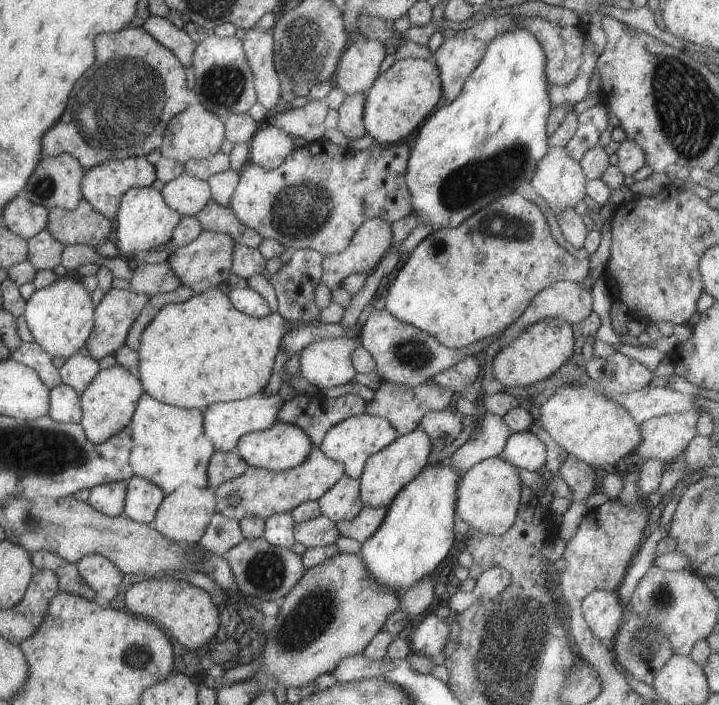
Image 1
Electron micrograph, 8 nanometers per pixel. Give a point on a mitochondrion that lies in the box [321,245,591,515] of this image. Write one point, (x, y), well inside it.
(412, 353)

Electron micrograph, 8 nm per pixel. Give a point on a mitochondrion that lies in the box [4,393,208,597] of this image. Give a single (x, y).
(33, 520)

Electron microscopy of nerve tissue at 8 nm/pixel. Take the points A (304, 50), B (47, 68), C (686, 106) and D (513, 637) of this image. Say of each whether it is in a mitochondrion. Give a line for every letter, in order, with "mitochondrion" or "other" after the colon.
A: mitochondrion
B: other
C: mitochondrion
D: mitochondrion

